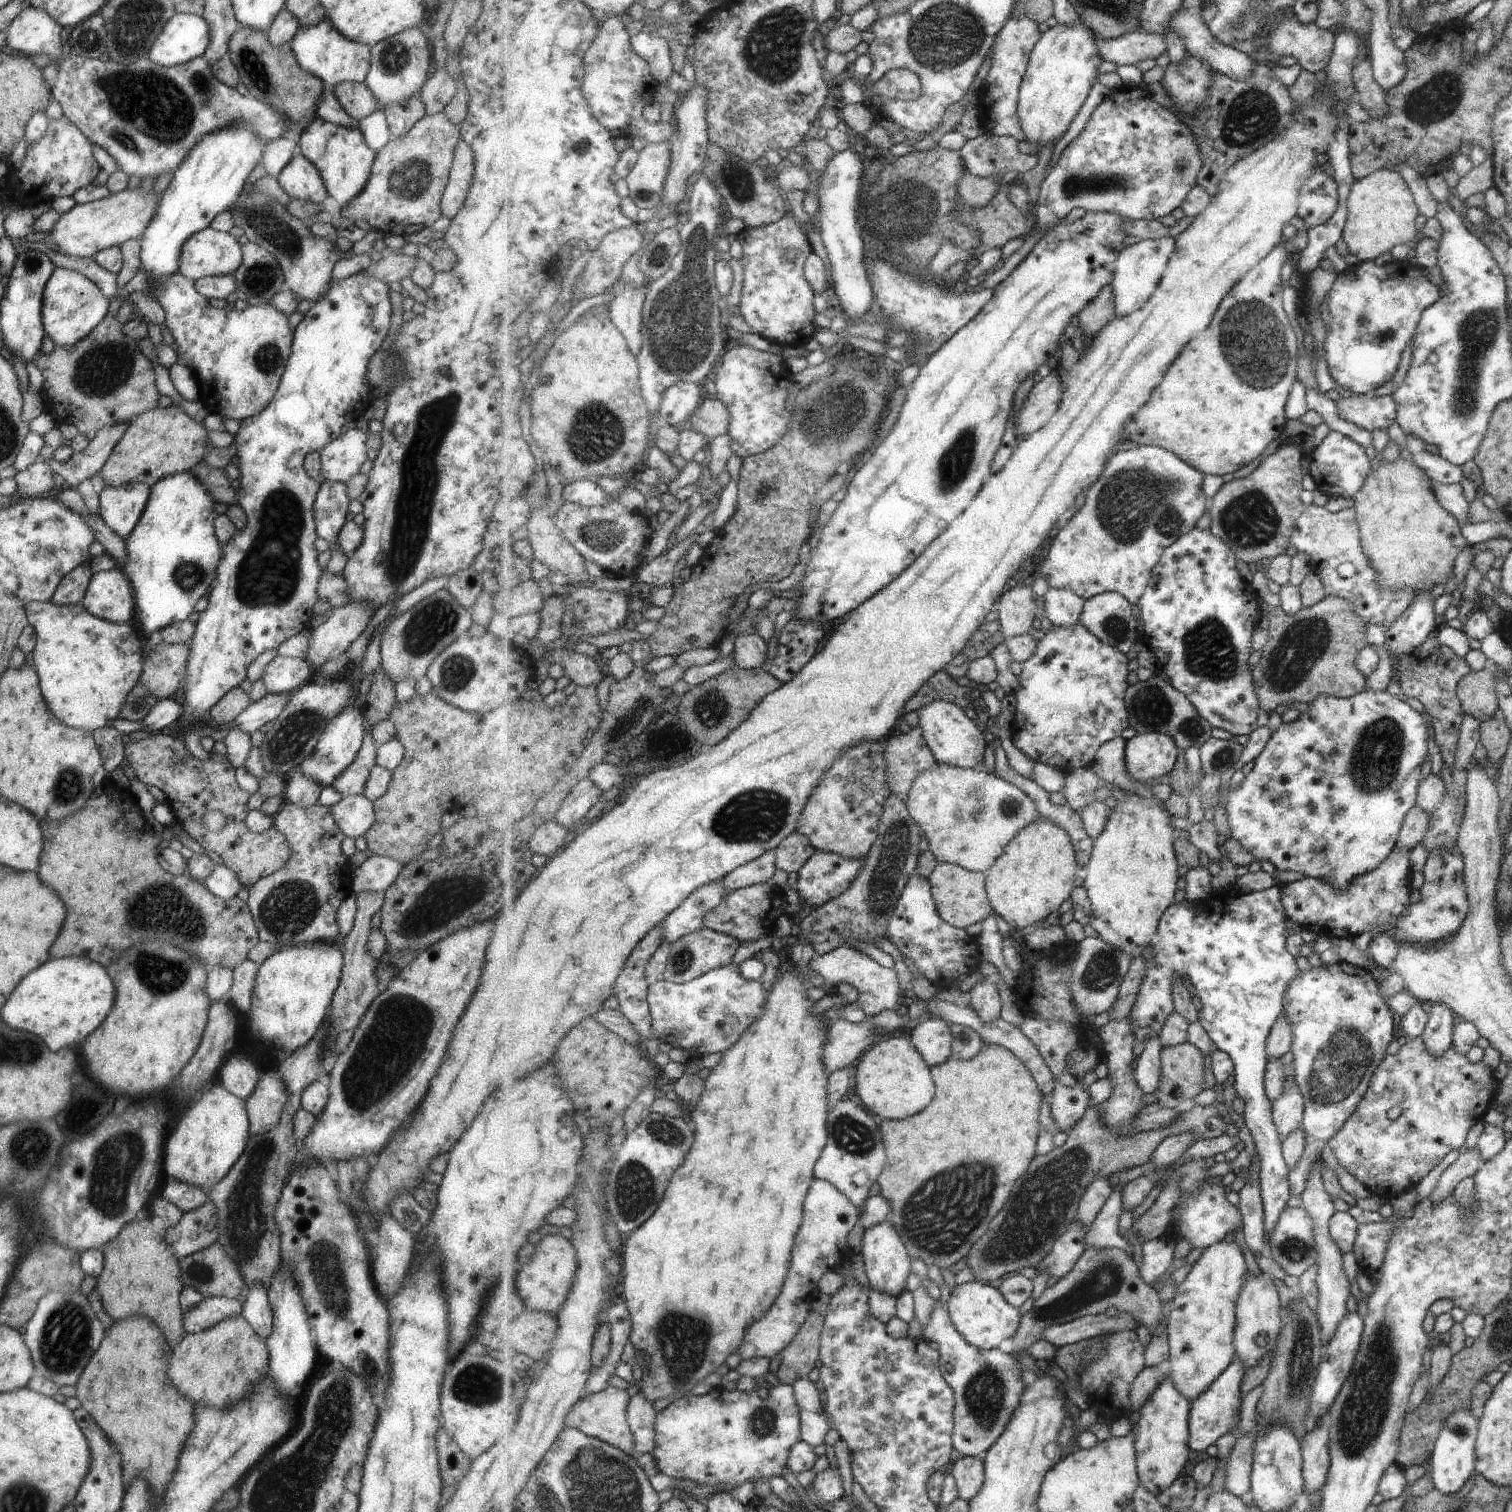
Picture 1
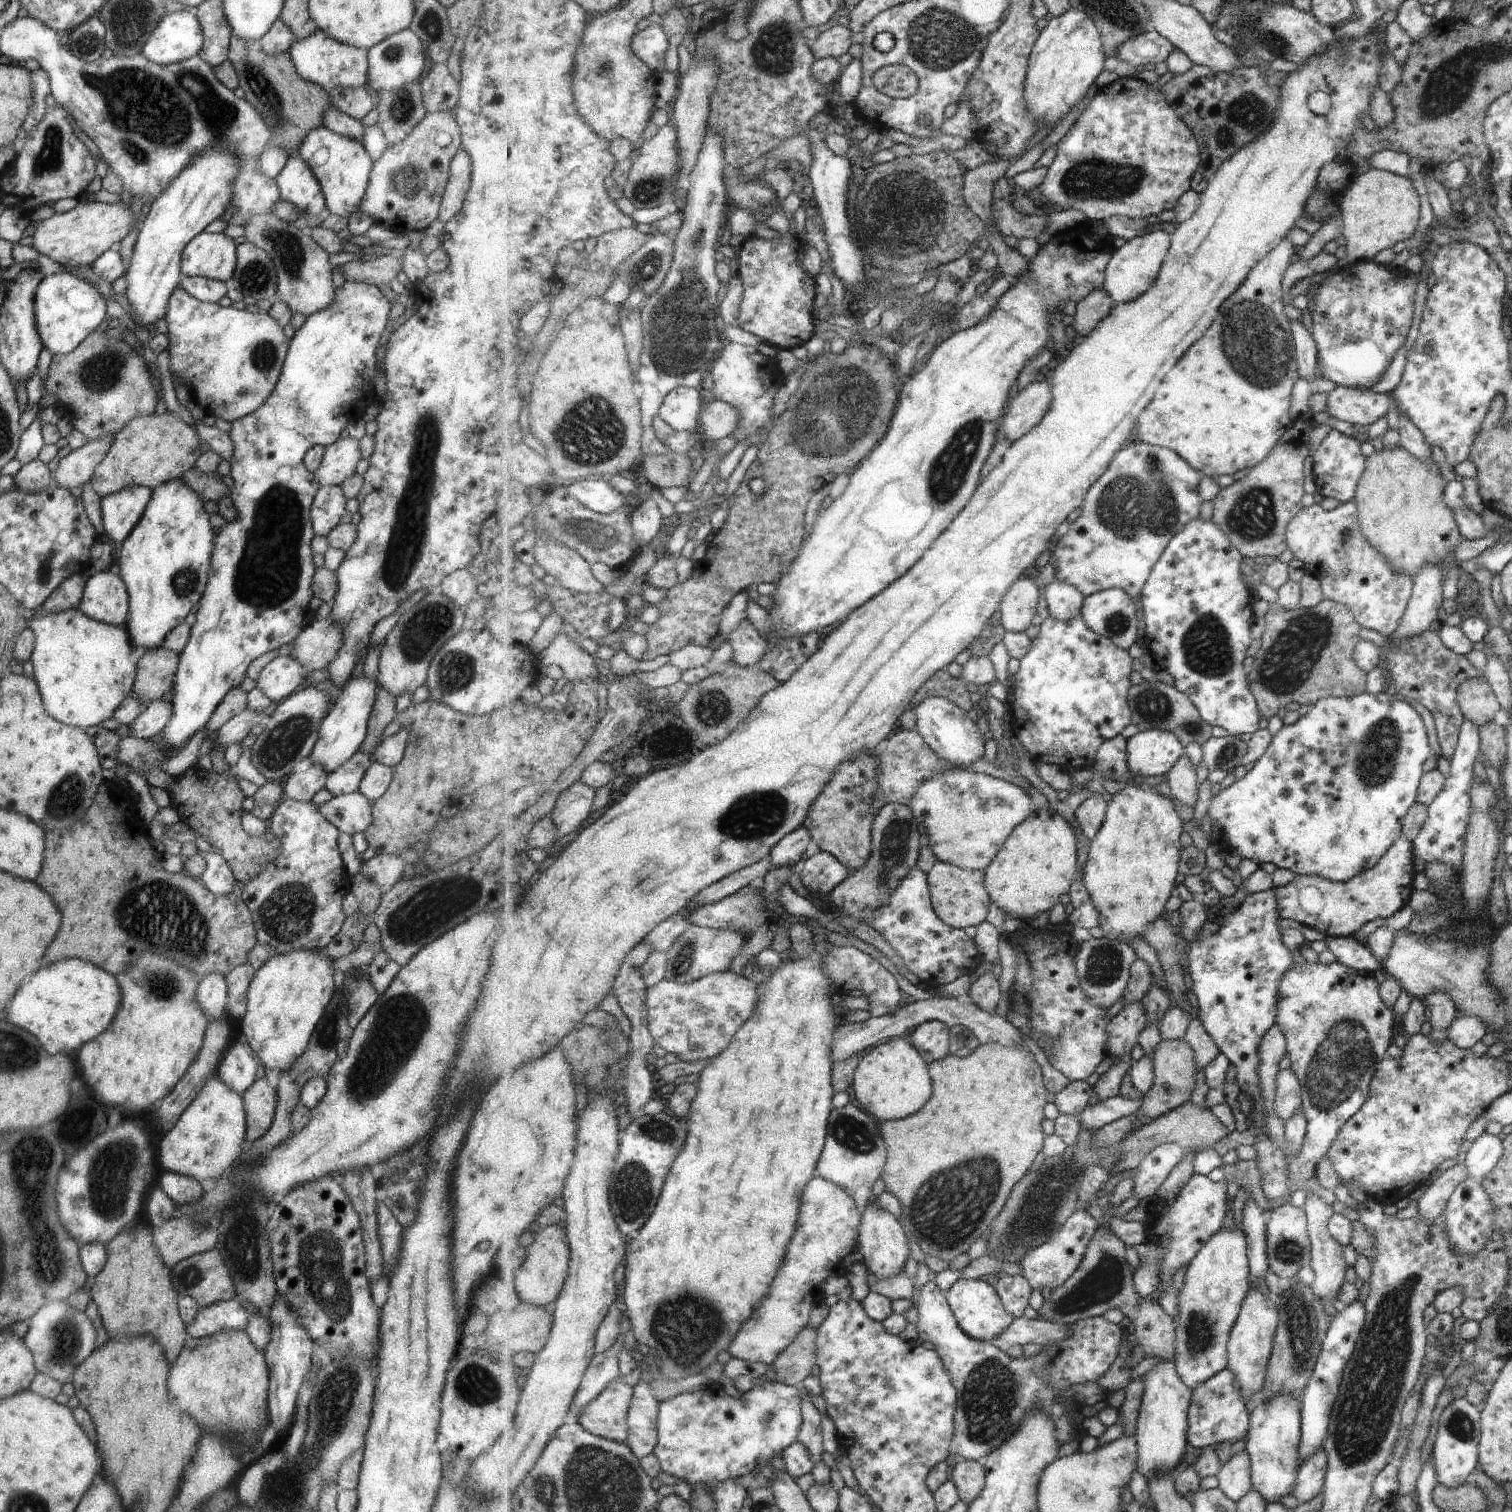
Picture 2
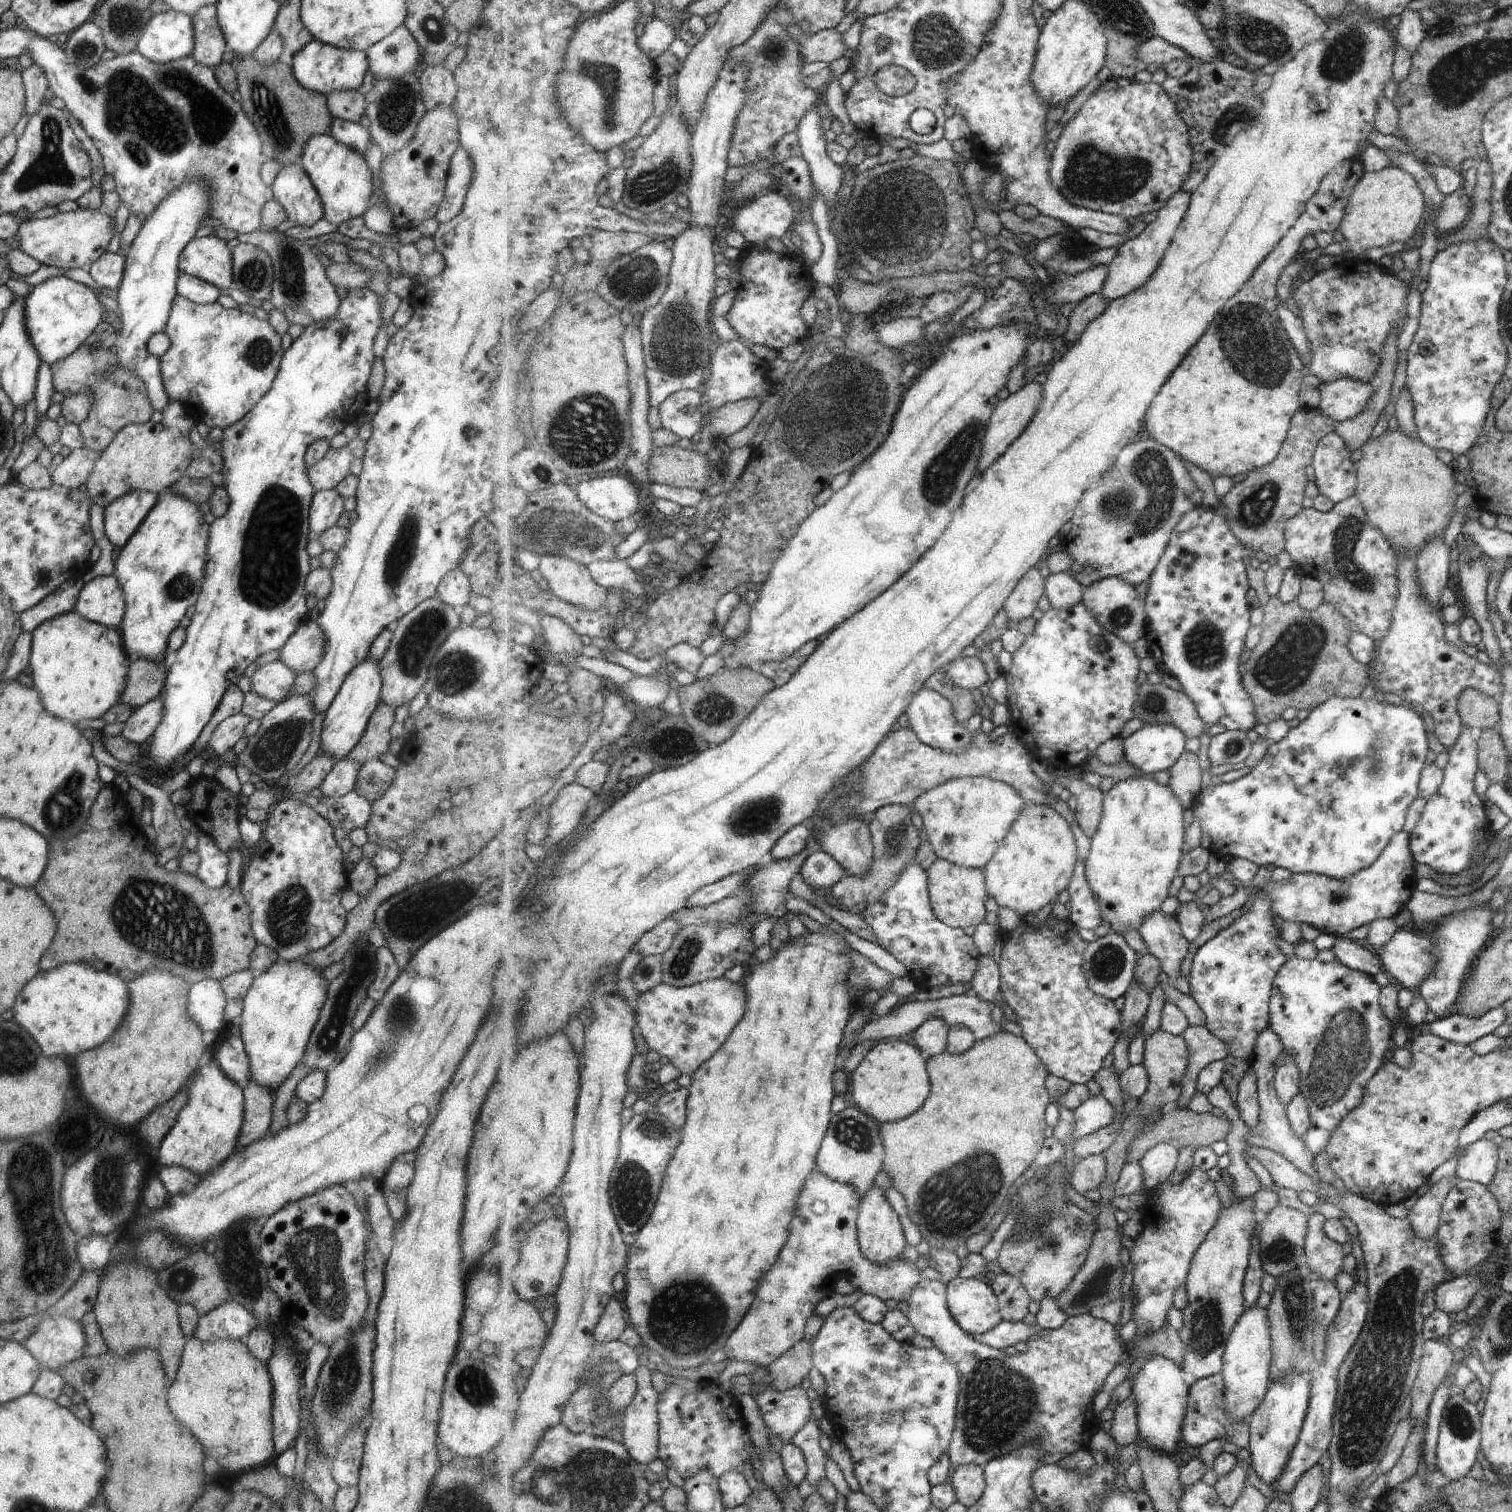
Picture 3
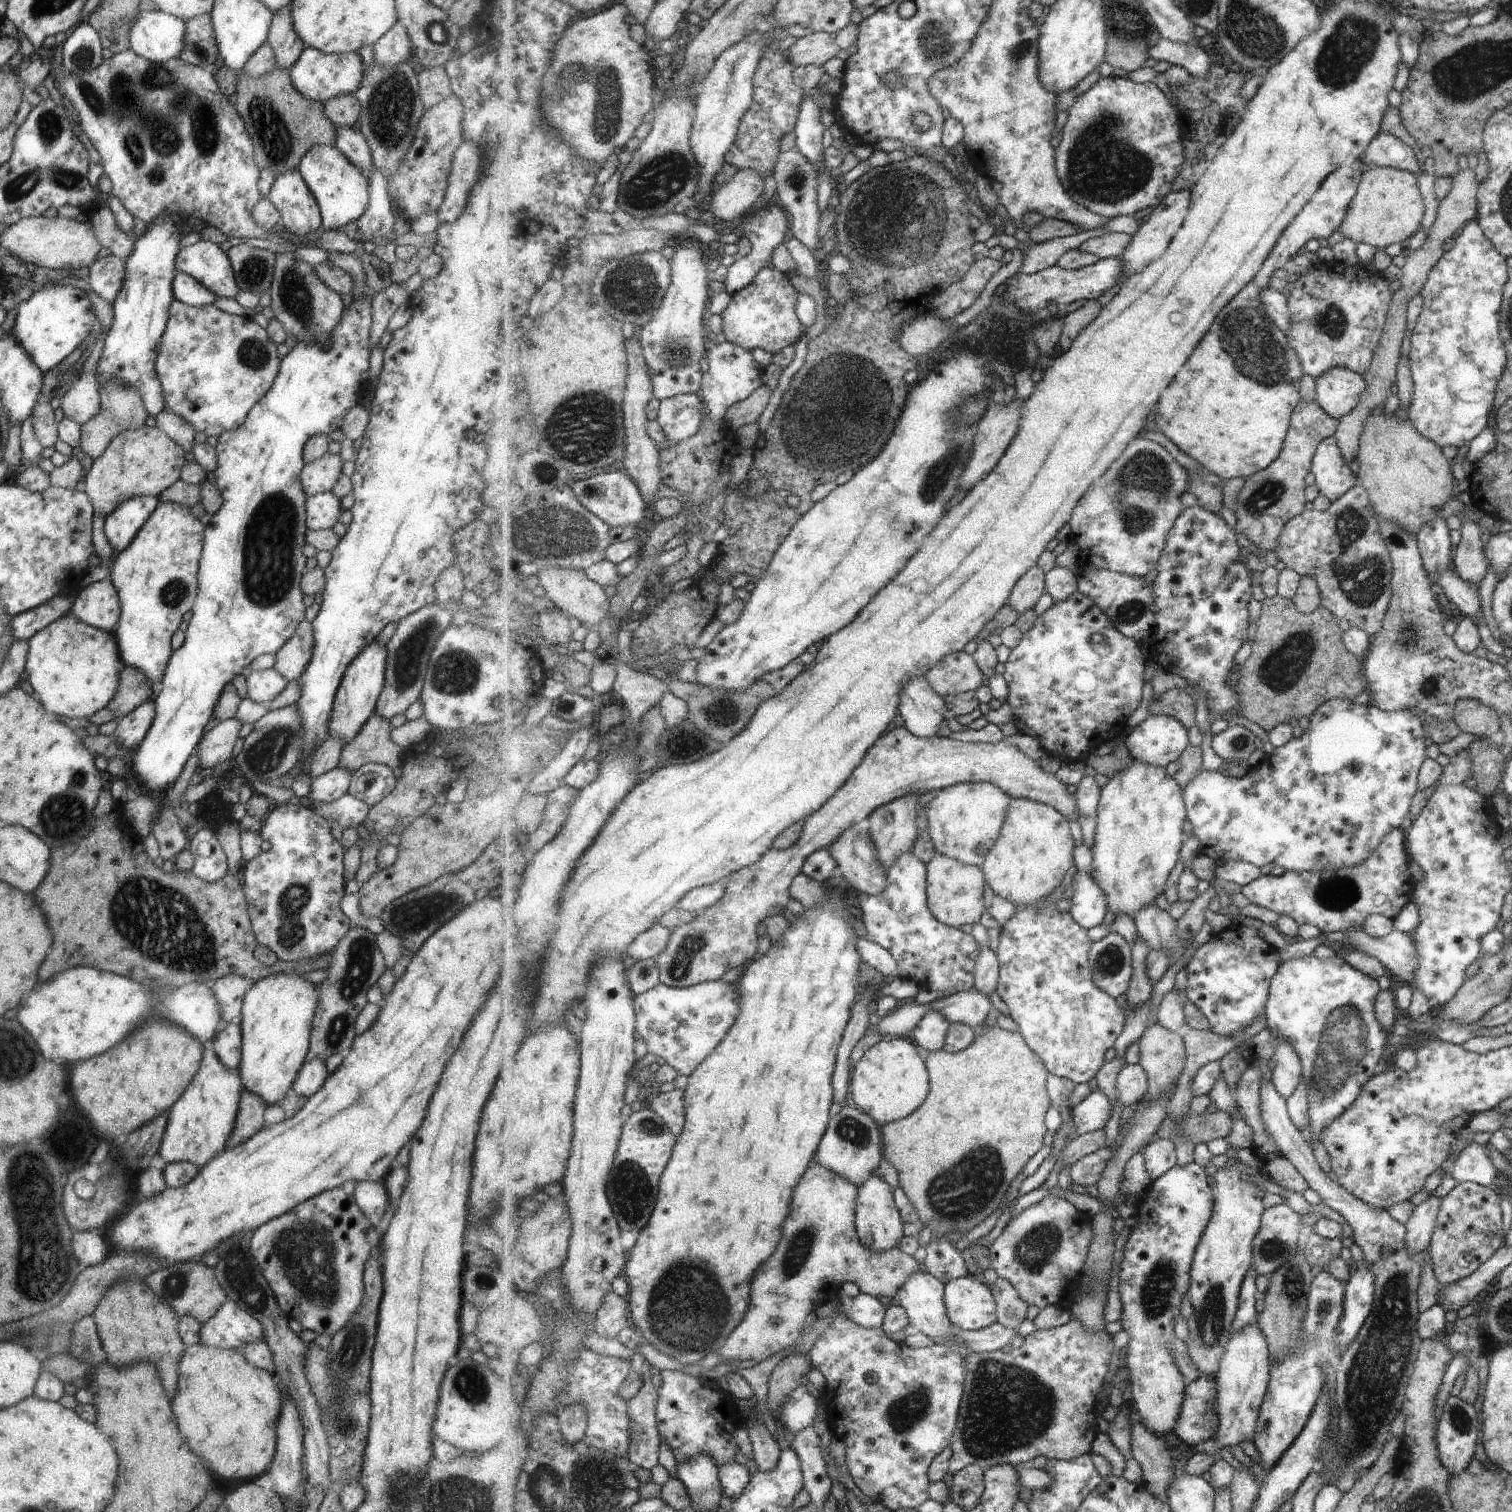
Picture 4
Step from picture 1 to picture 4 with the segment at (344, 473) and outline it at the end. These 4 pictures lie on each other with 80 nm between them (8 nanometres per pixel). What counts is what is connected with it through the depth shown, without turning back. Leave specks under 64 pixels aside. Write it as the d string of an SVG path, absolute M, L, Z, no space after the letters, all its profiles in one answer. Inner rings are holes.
M325 453L323 456L303 465L300 472L300 485L309 495L329 491L341 475L341 465L344 463L339 455Z

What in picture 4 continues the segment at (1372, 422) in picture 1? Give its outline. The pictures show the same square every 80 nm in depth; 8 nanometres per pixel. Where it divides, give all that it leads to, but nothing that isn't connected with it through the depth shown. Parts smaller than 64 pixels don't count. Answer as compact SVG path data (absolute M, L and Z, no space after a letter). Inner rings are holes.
M1341 367L1329 369L1314 382L1314 401L1334 419L1351 413L1360 394L1366 389L1361 375Z

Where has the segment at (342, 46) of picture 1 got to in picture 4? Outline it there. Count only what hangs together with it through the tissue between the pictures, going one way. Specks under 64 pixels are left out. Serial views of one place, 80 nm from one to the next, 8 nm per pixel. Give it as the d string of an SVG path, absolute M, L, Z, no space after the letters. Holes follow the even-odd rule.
M304 47L297 60L289 67L293 86L309 100L325 102L332 96L352 93L357 90L365 67L361 63L359 53L324 53L313 47Z

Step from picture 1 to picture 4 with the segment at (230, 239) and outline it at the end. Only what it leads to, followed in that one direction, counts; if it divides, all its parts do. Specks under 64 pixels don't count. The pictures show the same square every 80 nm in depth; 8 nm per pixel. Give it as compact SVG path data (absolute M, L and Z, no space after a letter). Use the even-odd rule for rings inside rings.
M199 239L194 244L181 247L177 251L174 265L176 272L192 276L216 298L235 298L239 292L231 263L217 243Z

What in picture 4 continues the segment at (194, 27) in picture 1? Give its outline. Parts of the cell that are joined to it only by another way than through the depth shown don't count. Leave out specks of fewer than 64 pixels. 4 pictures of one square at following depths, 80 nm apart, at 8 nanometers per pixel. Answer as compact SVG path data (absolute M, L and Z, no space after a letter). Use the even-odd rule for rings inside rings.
M142 11L129 27L128 48L152 63L175 58L184 45L185 31L185 23L176 16Z

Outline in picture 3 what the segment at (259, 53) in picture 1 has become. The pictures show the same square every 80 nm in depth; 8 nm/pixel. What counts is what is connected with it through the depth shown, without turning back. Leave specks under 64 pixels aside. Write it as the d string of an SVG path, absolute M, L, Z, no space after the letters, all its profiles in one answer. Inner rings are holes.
M226 50L221 54L221 61L232 64L236 72L238 82L237 90L240 94L238 102L243 112L253 123L256 133L261 141L261 152L263 158L273 159L282 167L299 161L305 141L314 134L329 134L329 125L332 116L327 110L326 97L319 93L304 89L293 76L291 67L281 61L275 61L271 64L262 65L252 59L251 55L241 55L238 57Z

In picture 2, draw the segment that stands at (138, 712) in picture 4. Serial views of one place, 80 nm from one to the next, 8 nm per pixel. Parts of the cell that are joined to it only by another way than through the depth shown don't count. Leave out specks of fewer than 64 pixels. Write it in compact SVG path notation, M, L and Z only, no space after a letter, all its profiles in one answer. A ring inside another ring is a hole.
M168 697L149 702L129 724L131 737L138 739L156 739L165 723L172 716L172 704Z

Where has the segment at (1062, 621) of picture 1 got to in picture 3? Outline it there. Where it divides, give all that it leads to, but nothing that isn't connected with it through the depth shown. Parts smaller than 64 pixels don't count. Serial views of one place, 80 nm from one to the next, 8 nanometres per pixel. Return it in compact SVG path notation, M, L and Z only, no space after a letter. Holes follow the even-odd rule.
M1066 572L1049 575L1045 585L1045 603L1053 609L1070 609L1082 602L1082 584Z

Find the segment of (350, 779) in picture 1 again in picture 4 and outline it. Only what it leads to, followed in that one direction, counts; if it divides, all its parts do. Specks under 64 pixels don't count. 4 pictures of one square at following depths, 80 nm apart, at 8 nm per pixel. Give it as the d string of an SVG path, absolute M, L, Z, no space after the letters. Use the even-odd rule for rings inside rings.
M333 767L311 780L308 796L305 798L320 803L339 798L348 789L350 774L346 768Z

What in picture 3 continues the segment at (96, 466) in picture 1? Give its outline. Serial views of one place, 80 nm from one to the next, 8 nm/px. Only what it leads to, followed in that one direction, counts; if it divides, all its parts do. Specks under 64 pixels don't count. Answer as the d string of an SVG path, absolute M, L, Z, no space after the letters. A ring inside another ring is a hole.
M83 446L73 449L50 471L52 484L63 488L77 489L86 481L99 455Z

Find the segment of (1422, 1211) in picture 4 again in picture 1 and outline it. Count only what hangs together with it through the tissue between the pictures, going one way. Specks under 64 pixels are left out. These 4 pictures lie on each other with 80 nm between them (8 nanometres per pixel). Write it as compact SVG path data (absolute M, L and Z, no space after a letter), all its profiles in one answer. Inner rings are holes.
M1475 1147L1462 1150L1458 1157L1440 1174L1437 1185L1428 1197L1432 1201L1444 1199L1451 1194L1454 1186L1460 1180L1463 1180L1465 1177L1472 1178L1481 1162L1482 1158Z

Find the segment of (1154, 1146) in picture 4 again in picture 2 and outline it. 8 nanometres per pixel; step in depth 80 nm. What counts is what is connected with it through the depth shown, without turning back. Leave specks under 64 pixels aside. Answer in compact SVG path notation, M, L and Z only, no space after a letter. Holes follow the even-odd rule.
M1165 1143L1152 1150L1137 1169L1133 1196L1140 1200L1157 1196L1163 1183L1185 1158L1186 1153L1186 1150L1177 1143Z

